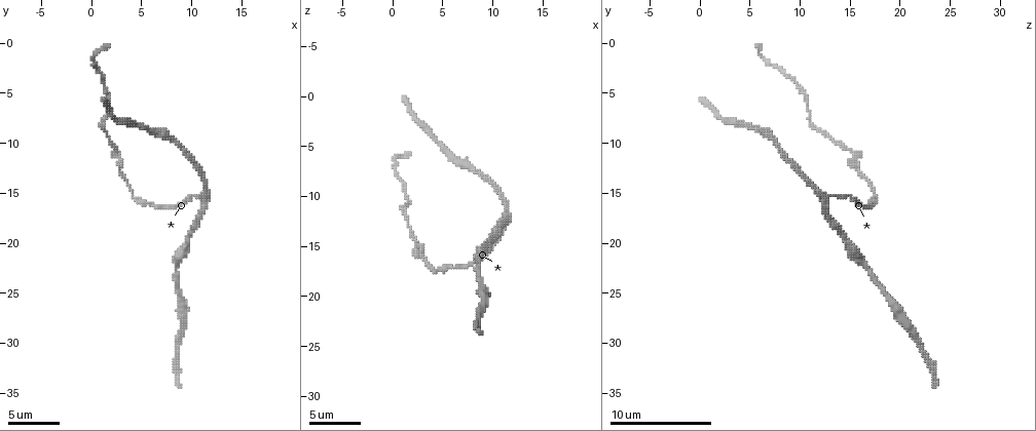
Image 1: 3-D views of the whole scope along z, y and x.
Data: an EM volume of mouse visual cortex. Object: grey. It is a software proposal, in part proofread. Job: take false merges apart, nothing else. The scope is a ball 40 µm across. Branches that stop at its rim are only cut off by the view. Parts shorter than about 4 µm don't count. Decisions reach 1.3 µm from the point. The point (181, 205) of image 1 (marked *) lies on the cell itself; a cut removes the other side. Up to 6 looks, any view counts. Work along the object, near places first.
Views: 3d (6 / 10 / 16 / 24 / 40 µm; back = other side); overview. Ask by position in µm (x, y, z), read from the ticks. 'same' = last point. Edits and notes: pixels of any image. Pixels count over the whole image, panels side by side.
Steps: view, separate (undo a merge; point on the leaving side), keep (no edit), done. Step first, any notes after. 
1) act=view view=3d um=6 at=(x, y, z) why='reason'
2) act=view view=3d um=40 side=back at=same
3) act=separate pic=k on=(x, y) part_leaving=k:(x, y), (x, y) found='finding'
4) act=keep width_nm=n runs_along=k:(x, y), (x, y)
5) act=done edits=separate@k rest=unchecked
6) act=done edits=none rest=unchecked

act=view view=3d um=6 at=(11.6, 16.0, 12.4) why='branch point'

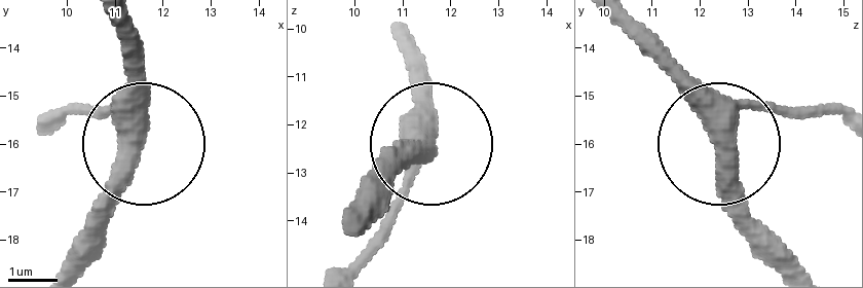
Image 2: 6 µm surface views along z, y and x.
act=view view=3d um=6 side=back at=(11.40, 16.00, 12.40)

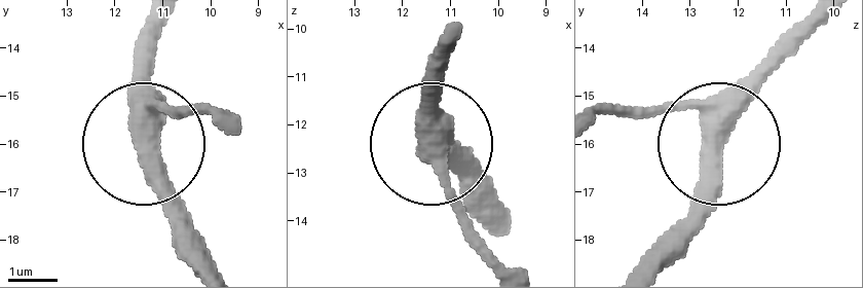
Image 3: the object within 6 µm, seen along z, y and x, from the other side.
act=keep width_nm=390 runs_along=3:(601, 111), (675, 107), (720, 136), (805, 37) found='one cell here'

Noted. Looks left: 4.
act=view view=3d um=6 at=(2.8, 12.6, 16.0) why='sudden change in width'

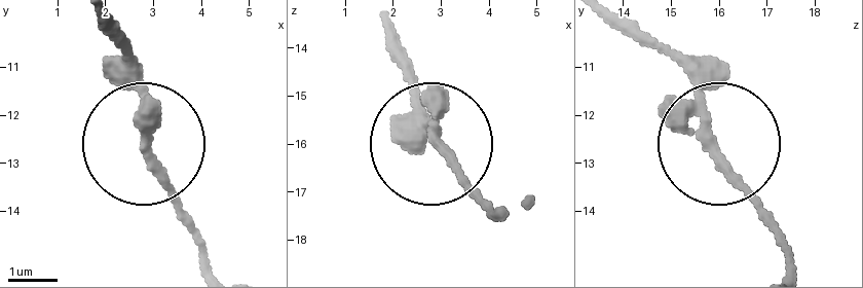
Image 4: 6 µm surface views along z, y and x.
act=keep width_nm=240 found='continuous, no second cell'

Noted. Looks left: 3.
act=view view=3d um=10 at=(6.0, 8.6, 5.8) why='sudden change in width'

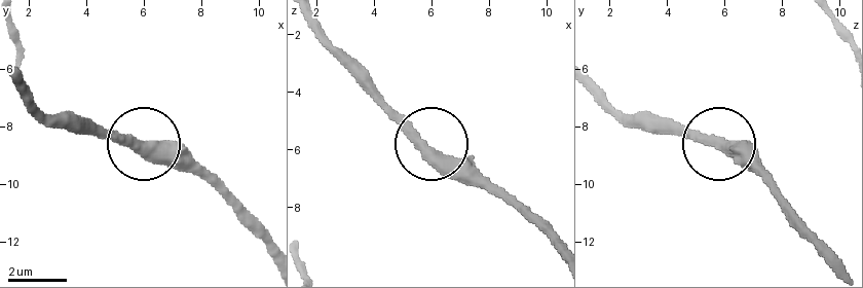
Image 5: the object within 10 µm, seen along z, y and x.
act=view view=3d um=6 at=(5.8, 8.7, 6.1)

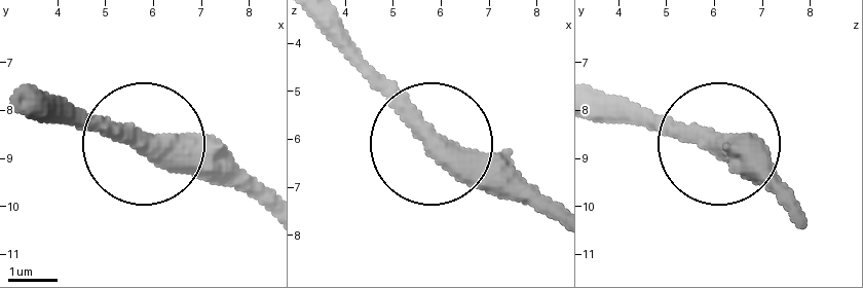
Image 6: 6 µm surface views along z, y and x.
act=keep width_nm=420 runs_along=6:(270, 211), (148, 142), (29, 113) found='one cell here'

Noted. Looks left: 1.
act=done edits=none rest=unchecked

